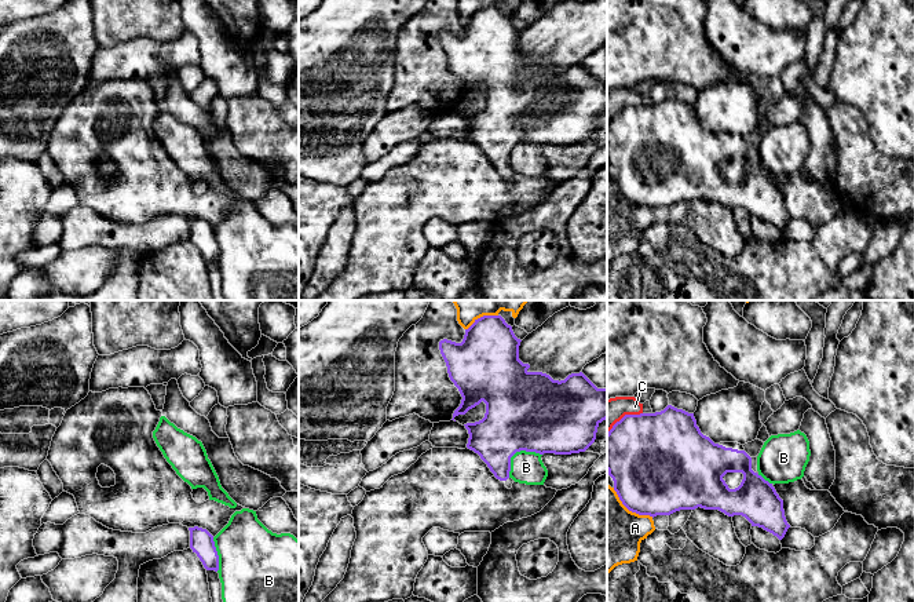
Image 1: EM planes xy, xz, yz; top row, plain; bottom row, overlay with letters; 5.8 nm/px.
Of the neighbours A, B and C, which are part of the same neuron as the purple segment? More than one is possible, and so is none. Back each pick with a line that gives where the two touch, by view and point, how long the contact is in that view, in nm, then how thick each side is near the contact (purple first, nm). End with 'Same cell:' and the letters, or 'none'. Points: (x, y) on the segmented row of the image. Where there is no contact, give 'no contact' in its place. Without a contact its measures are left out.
Same cell: none

